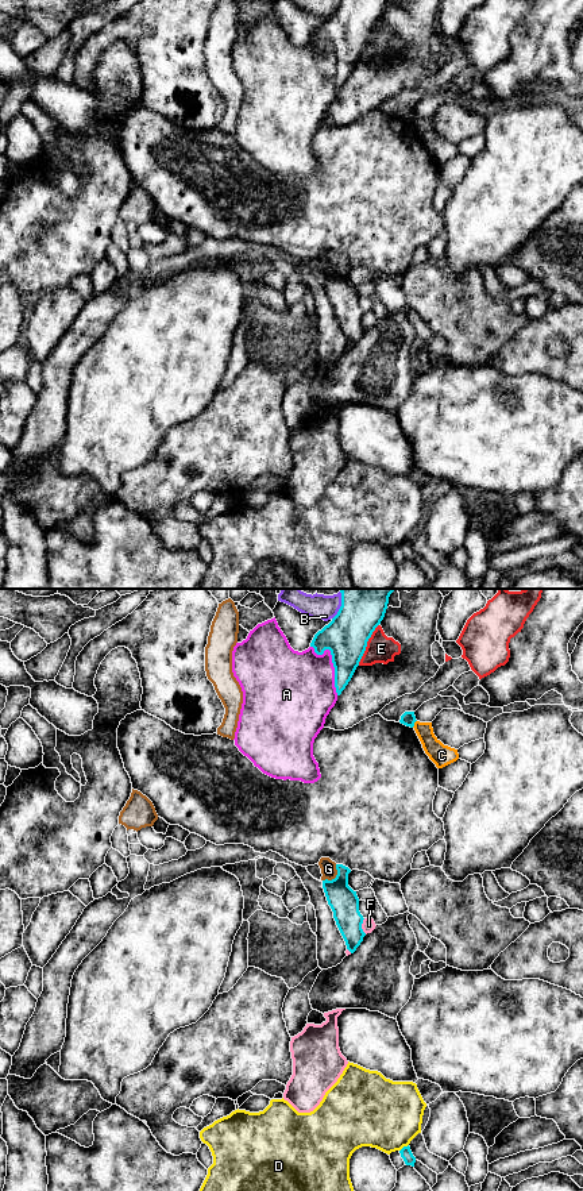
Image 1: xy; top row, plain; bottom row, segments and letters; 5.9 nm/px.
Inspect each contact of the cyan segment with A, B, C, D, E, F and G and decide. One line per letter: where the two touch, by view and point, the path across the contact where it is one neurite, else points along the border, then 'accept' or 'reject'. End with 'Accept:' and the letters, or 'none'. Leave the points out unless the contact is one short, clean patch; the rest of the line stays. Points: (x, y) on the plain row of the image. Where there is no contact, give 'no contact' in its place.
A: meets cyan in xy at (332, 57); reject
B: meets cyan in xy at (338, 7); border along xy (342, 0), (332, 14); reject
C: meets cyan in xy at (413, 119); reject
D: meets cyan in xy at (404, 542); reject
E: meets cyan in xy at (366, 39); reject
F: meets cyan in xy at (361, 322); border along xy (363, 313), (362, 323), (366, 328); reject
G: meets cyan in xy at (336, 272); border along xy (336, 259), (336, 270), (323, 276); reject
Accept: none

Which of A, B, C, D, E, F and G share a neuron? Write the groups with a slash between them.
A / B / C / D / E / F / G

